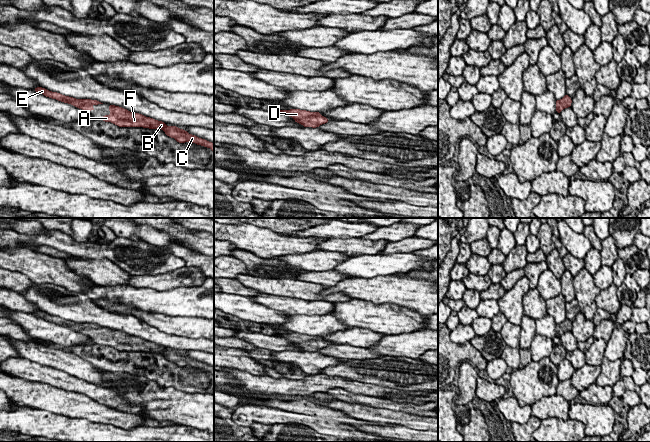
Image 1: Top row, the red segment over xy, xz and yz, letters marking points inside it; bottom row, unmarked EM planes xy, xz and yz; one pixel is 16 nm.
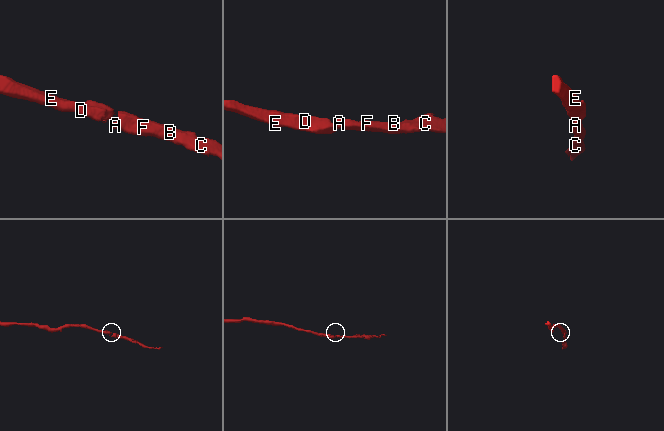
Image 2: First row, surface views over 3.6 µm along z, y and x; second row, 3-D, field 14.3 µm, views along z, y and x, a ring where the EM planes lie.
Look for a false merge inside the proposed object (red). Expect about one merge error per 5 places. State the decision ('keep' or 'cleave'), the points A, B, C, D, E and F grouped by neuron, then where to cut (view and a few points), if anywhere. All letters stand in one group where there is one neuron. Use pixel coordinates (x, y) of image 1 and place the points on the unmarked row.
keep; A B C D E F; no cut

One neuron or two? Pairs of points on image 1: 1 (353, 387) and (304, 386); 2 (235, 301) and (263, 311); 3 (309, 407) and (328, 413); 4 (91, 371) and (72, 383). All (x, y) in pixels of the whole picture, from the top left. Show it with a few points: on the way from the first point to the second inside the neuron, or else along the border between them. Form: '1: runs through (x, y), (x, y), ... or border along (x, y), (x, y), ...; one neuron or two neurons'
1: runs through (341, 383), (316, 383); one neuron
2: runs through (242, 307), (250, 311), (256, 311); one neuron
3: runs through (314, 409), (323, 412); one neuron
4: border along (57, 369), (98, 385); two neurons

